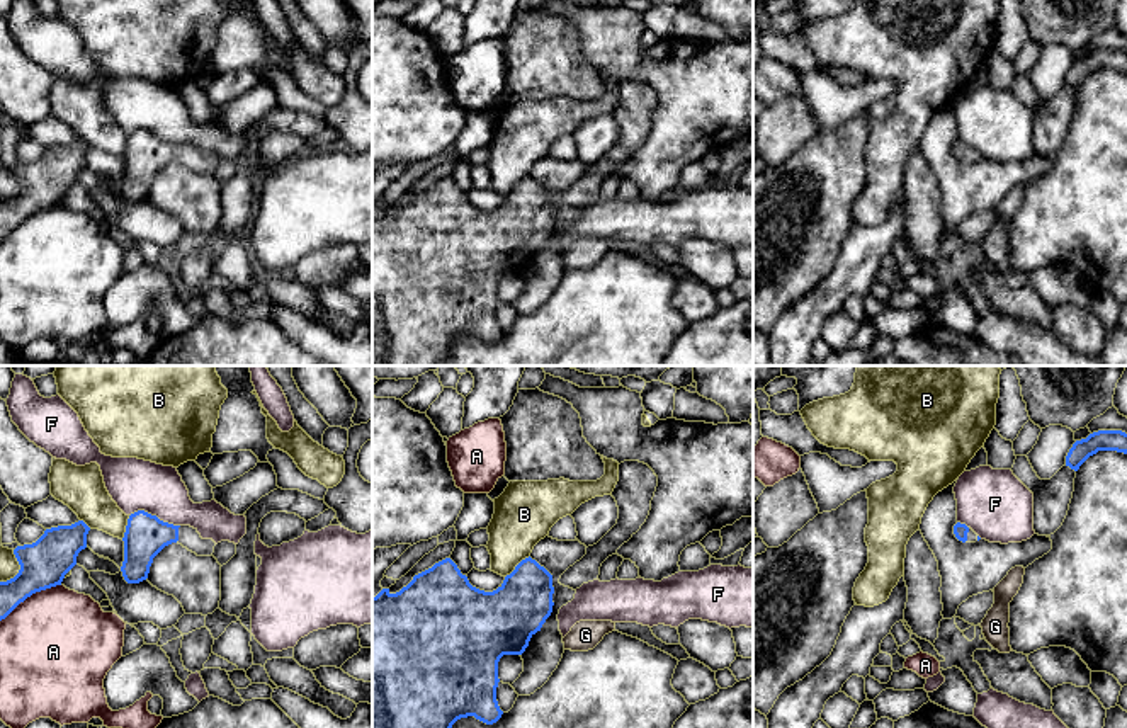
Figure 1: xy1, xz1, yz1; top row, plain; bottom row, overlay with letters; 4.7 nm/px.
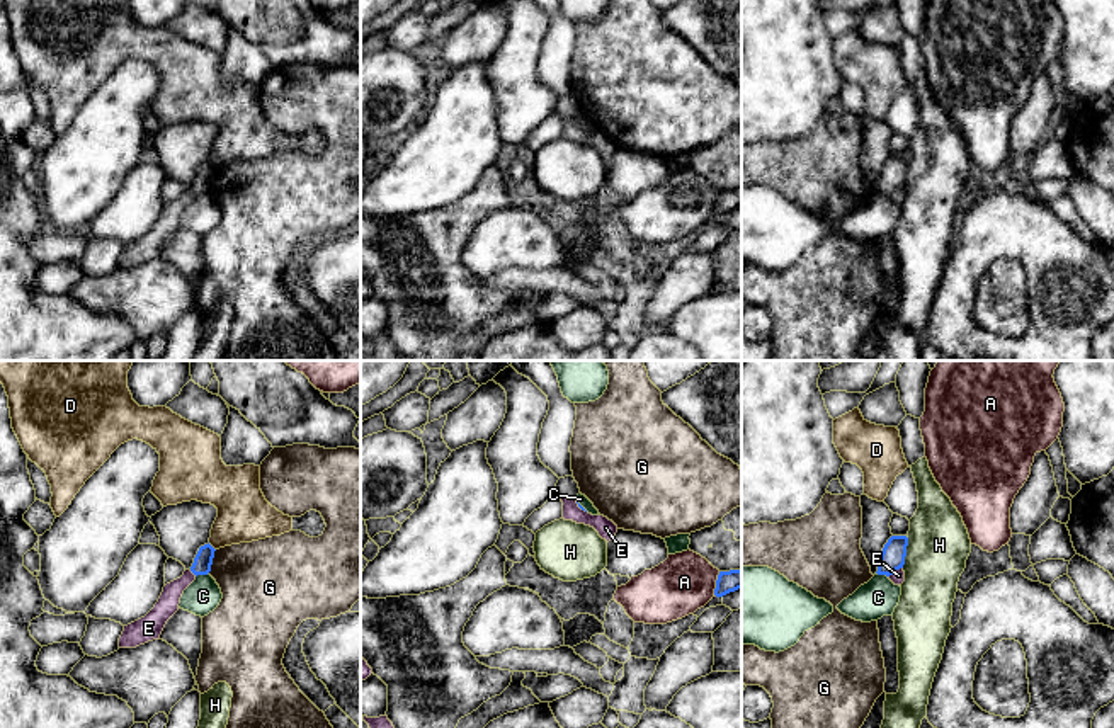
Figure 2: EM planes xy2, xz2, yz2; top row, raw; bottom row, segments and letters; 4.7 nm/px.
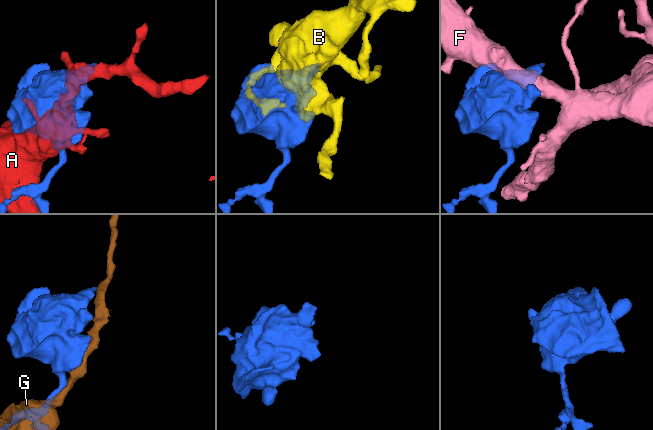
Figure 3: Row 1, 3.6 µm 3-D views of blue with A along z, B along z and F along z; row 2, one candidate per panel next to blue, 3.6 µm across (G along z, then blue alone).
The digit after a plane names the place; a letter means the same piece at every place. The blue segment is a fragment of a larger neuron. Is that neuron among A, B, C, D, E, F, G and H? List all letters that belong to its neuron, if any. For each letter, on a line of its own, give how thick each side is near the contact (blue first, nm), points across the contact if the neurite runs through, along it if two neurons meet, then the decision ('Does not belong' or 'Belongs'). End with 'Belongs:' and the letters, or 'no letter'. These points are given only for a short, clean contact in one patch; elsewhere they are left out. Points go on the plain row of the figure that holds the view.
A: Thickness 220 nm (blue) against 480 nm. Does not belong
B: Thickness 280 nm (blue) against 280 nm. Does not belong
C: Thickness 90 nm (blue) against 170 nm. Boundary: xy2 (208, 191), (196, 196). Does not belong
D: Thickness 90 nm (blue) against 260 nm. Does not belong
E: Thickness 110 nm (blue) against 60 nm. Boundary: yz2 (902, 186), (888, 196). Does not belong
F: Thickness 200 nm (blue) against 240 nm. Does not belong
G: Thickness 90 nm (blue) against 380 nm. Does not belong
H: Thickness 110 nm (blue) against 300 nm. Boundary: yz2 (907, 155), (907, 174), (902, 186). Does not belong
Belongs: no letter

